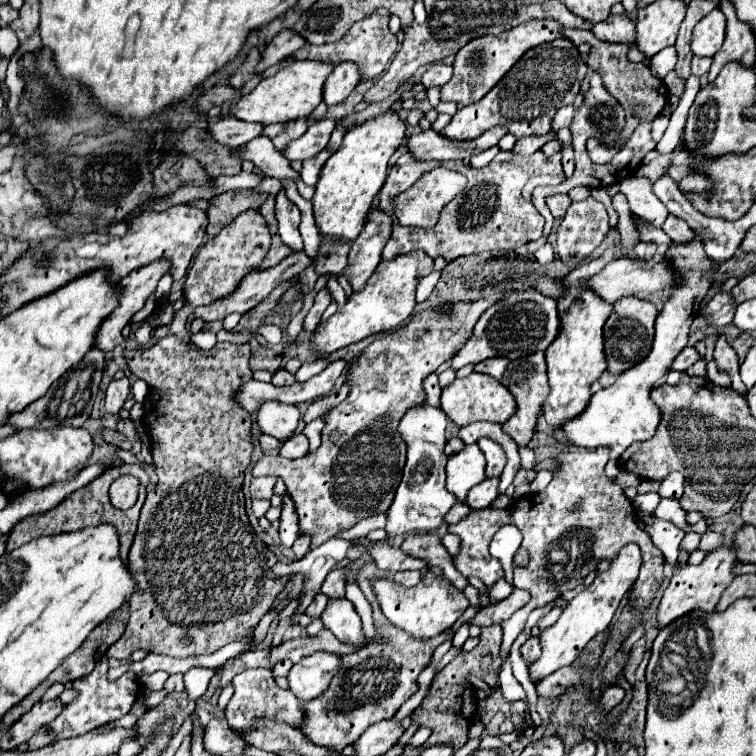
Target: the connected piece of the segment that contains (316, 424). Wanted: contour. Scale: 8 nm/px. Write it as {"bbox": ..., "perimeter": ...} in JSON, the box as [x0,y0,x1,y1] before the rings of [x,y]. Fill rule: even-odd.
{"bbox":[303,416,323,452],"perimeter":[[[323,416],[317,418],[317,420],[313,420],[311,424],[307,424],[307,426],[303,428],[303,434],[305,434],[307,440],[309,440],[309,452],[315,451],[315,446],[319,446],[321,428],[323,428]]]}

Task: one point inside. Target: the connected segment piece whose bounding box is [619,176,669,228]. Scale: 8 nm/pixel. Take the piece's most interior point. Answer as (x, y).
(637, 191)

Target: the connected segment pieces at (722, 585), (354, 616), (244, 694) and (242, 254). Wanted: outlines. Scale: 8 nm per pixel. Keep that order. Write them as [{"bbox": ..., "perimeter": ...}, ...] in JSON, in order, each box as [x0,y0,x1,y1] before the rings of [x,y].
[{"bbox":[657,548,737,630],"perimeter":[[[717,548],[715,552],[707,554],[705,560],[697,566],[685,564],[681,568],[677,568],[673,572],[671,584],[667,586],[659,610],[657,610],[657,628],[663,630],[665,626],[669,626],[671,622],[675,622],[677,618],[691,614],[695,610],[703,610],[703,612],[713,612],[717,606],[717,600],[721,598],[721,592],[731,584],[731,580],[735,578],[731,568],[737,562],[737,558],[733,556],[733,548]]]},{"bbox":[321,598,367,644],"perimeter":[[[329,598],[329,604],[321,614],[321,622],[341,642],[363,644],[367,640],[361,628],[361,618],[347,598]]]},{"bbox":[225,670,303,732],"perimeter":[[[245,670],[233,678],[233,686],[235,686],[235,694],[233,694],[229,706],[225,708],[225,718],[227,718],[229,726],[237,732],[249,730],[253,726],[253,722],[259,718],[281,720],[291,726],[295,726],[297,720],[303,720],[301,702],[289,690],[281,690],[275,684],[271,670]]]},{"bbox":[185,210,269,306],"perimeter":[[[249,210],[237,216],[237,220],[227,224],[215,238],[207,240],[199,248],[185,278],[185,300],[191,306],[203,306],[211,304],[219,296],[225,296],[227,292],[233,292],[233,288],[237,288],[237,284],[241,282],[241,276],[249,274],[249,270],[255,270],[257,264],[261,264],[267,250],[269,250],[269,230],[265,220],[261,220],[259,212]]]}]

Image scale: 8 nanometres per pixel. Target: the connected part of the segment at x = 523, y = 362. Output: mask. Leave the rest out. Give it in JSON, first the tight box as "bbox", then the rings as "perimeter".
{"bbox":[501,352,549,446],"perimeter":[[[537,352],[533,356],[525,356],[525,358],[509,362],[509,366],[507,366],[507,370],[505,370],[503,378],[501,378],[501,384],[517,400],[517,412],[515,412],[513,418],[509,418],[503,424],[503,432],[509,434],[517,442],[517,446],[527,446],[529,440],[533,438],[533,428],[535,428],[537,416],[541,414],[541,404],[545,402],[545,396],[549,394],[547,368],[545,368],[545,356],[543,356],[543,352]]]}

